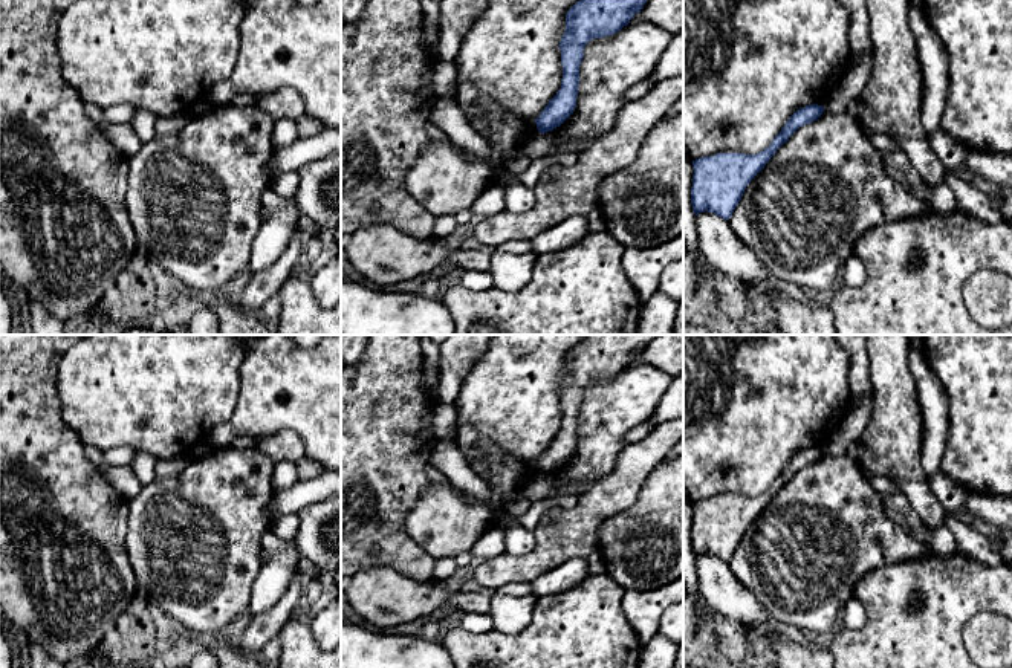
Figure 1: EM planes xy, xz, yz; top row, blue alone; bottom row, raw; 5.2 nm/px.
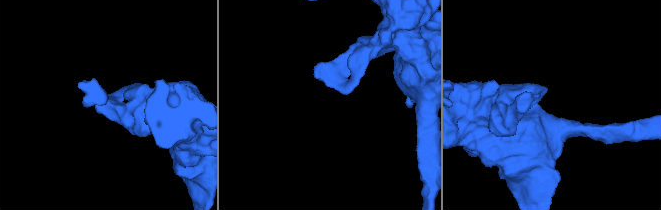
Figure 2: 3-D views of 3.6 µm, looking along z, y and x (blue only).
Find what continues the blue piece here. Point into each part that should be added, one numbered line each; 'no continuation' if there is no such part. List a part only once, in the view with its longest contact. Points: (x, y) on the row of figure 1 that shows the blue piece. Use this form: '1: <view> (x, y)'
no continuation

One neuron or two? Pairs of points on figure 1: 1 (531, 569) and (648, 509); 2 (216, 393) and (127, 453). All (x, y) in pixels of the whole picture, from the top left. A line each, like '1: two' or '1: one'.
1: two
2: two

